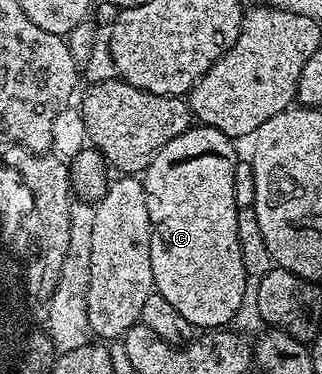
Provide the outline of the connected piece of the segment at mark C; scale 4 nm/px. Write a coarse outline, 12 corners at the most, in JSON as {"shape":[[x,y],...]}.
{"shape":[[192,126],[141,176],[155,292],[242,310],[235,144]]}

